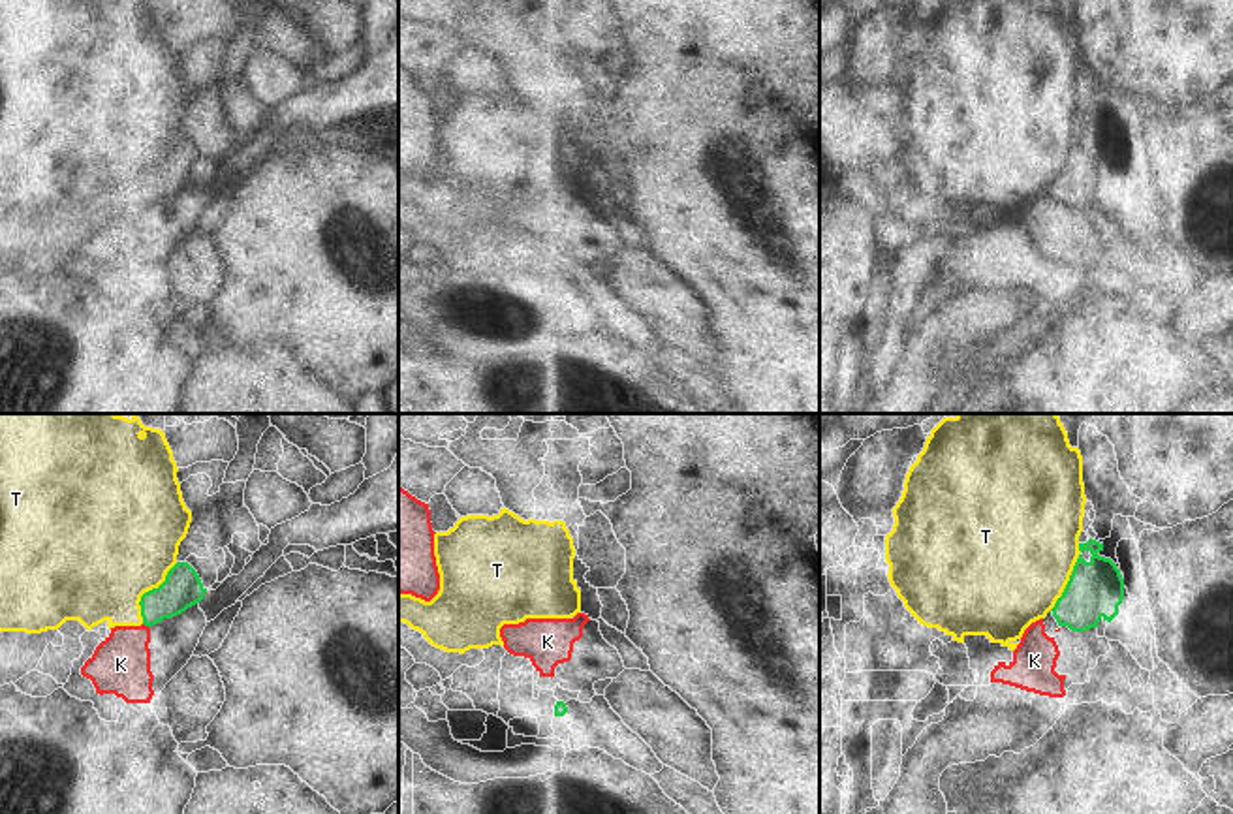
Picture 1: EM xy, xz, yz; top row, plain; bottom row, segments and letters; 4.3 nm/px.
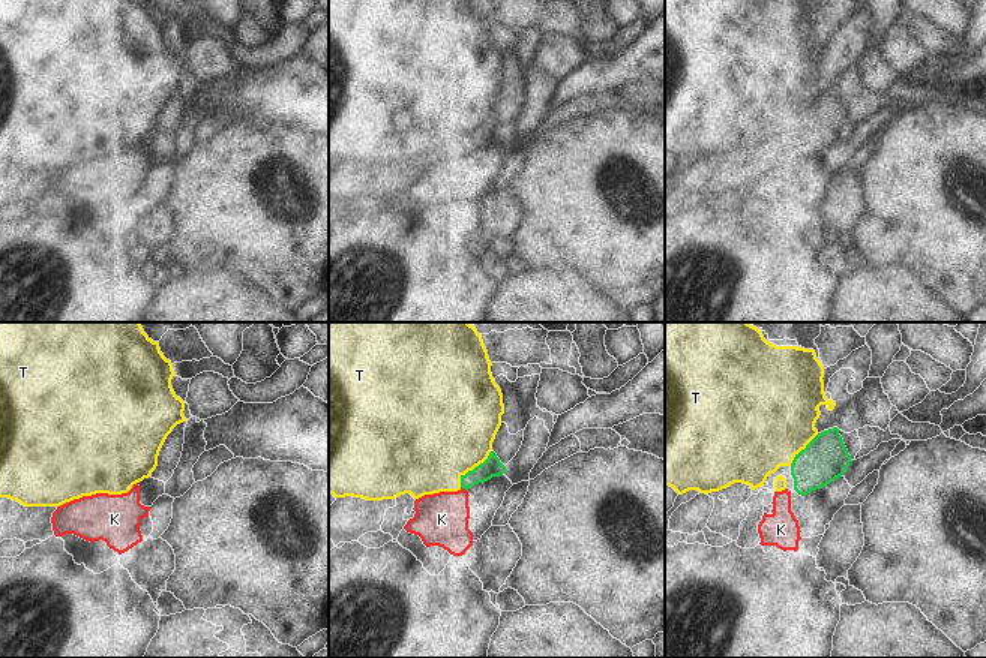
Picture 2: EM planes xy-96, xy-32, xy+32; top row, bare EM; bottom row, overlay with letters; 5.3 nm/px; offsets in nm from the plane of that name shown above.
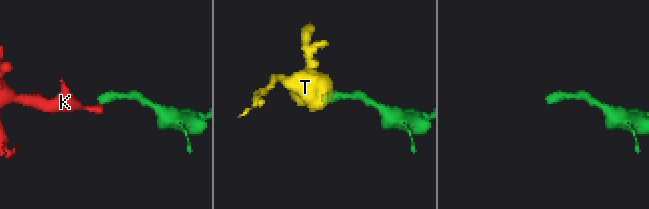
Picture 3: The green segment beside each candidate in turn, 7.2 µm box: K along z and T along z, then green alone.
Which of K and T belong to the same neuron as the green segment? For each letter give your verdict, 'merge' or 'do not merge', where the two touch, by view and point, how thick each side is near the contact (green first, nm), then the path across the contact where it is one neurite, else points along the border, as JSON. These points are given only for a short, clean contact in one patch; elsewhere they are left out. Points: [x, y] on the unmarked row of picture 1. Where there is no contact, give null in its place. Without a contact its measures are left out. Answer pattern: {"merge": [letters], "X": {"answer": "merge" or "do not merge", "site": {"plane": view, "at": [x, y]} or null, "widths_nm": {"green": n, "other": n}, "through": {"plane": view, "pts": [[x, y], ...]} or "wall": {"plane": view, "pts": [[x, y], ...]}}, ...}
{"merge": [], "K": {"answer": "do not merge", "site": {"plane": "xy", "at": [147, 203]}, "widths_nm": {"green": 160, "other": 260}, "wall": {"plane": "xy", "pts": [[143, 202], [149, 207]]}}, "T": {"answer": "do not merge", "site": {"plane": "xy", "at": [149, 170]}, "widths_nm": {"green": 160, "other": 500}}}

